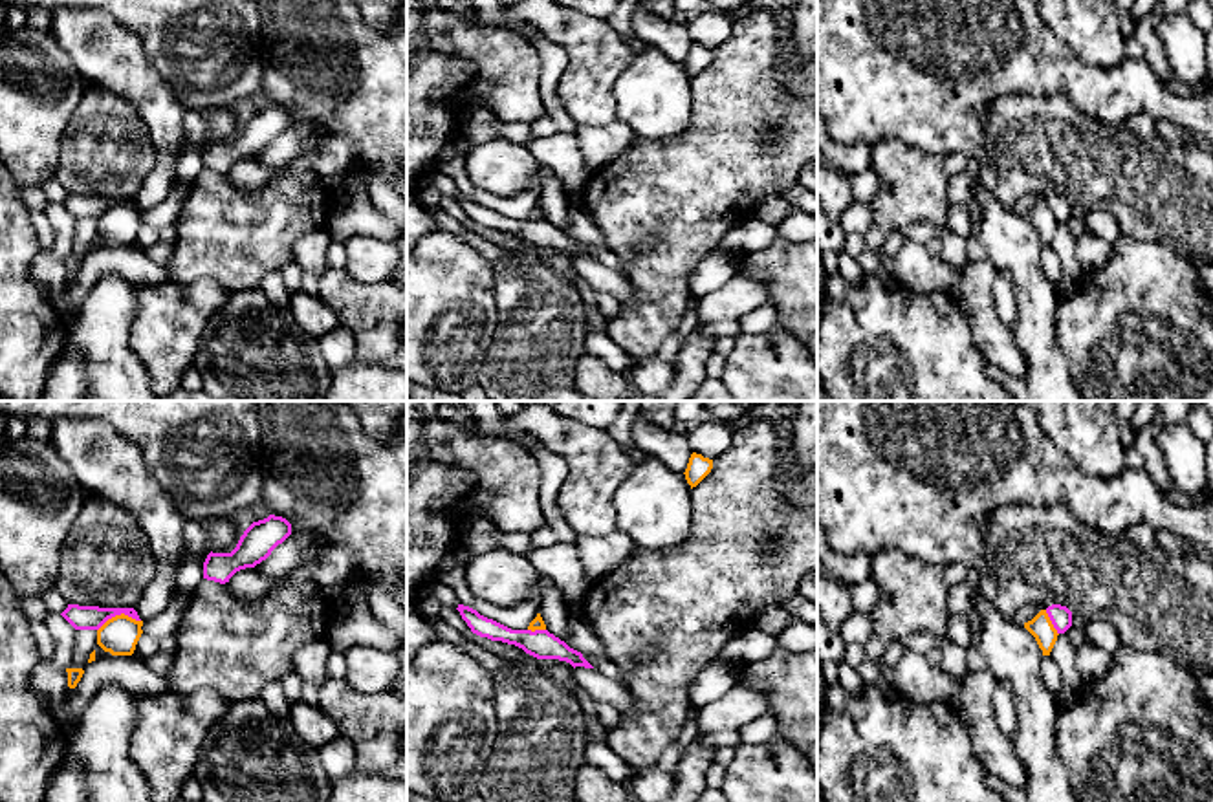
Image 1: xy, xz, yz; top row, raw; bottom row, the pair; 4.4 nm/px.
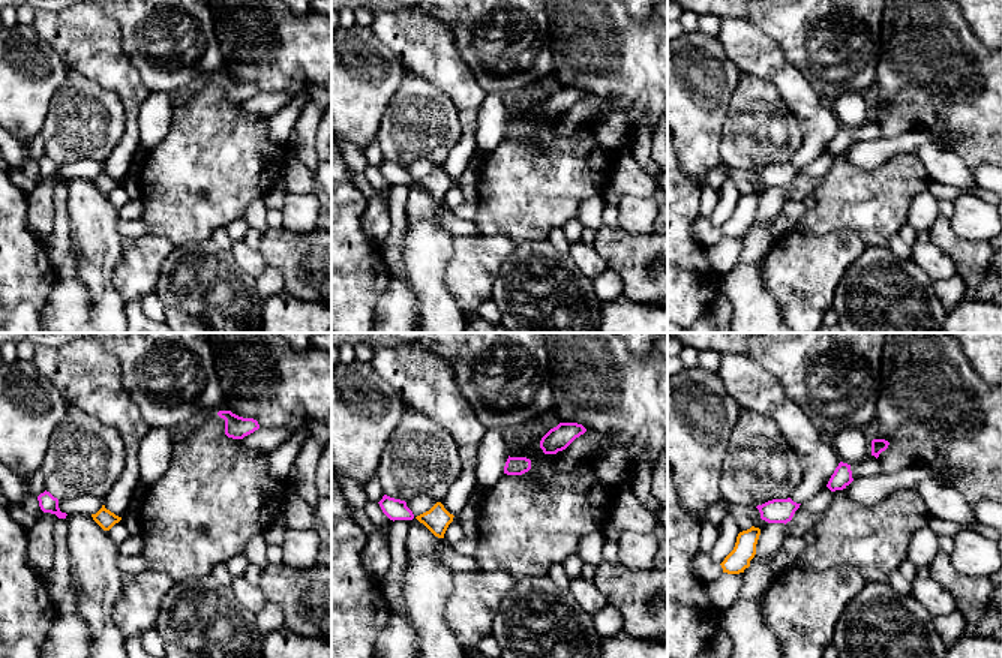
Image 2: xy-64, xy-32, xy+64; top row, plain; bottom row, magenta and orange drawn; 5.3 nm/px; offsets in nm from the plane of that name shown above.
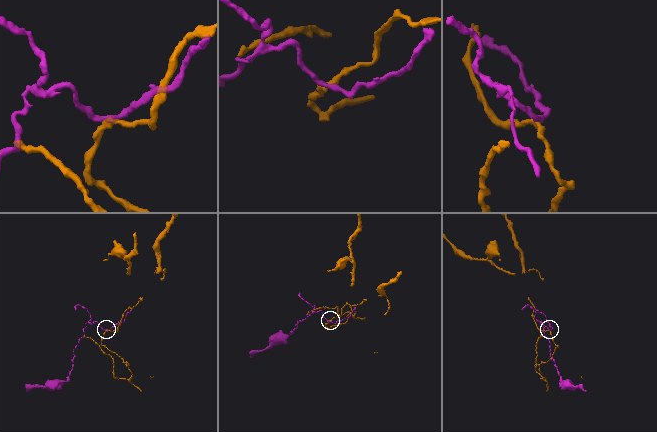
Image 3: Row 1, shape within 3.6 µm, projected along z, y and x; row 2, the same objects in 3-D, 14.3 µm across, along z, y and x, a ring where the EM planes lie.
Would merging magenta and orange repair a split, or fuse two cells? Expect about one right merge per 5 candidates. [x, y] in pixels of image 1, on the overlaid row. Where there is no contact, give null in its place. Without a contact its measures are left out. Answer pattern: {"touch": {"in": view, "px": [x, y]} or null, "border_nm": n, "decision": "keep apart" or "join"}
{"touch": {"in": "xy", "px": [118, 614]}, "border_nm": 200, "decision": "keep apart"}

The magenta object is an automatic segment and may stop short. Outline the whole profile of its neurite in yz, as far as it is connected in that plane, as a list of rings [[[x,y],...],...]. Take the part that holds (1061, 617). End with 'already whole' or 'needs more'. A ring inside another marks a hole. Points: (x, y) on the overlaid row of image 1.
[[[1052,604],[1046,613],[1057,634],[1065,634],[1072,626],[1072,612],[1066,606]]]; already whole

